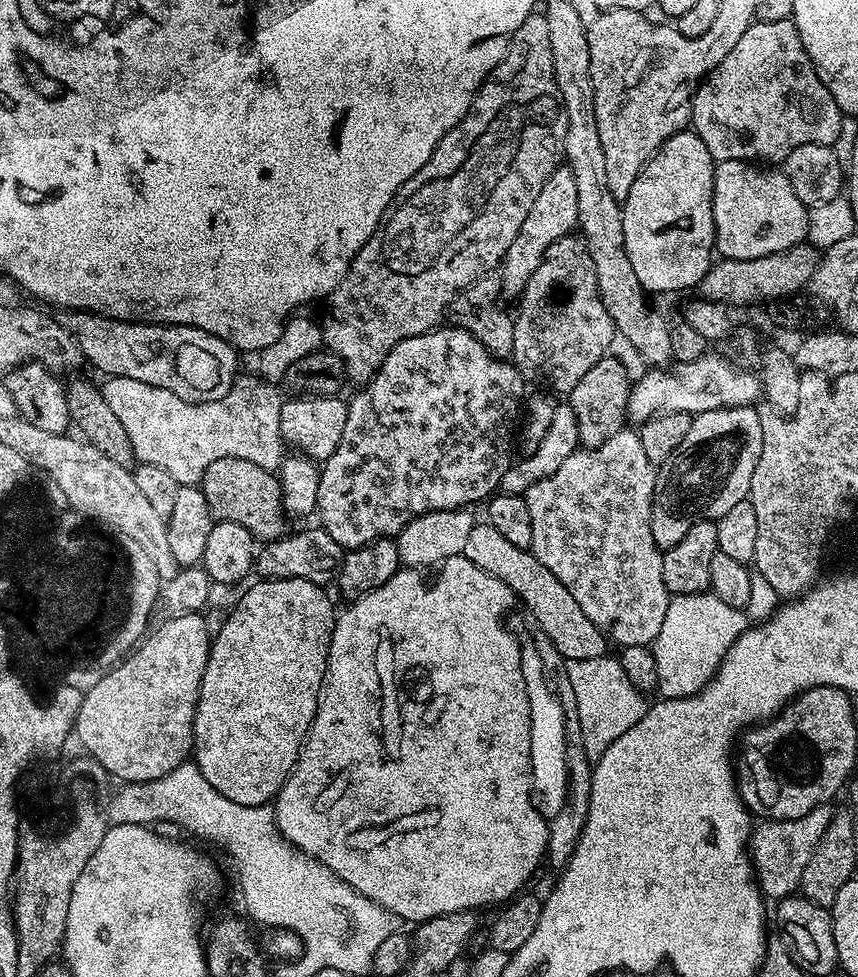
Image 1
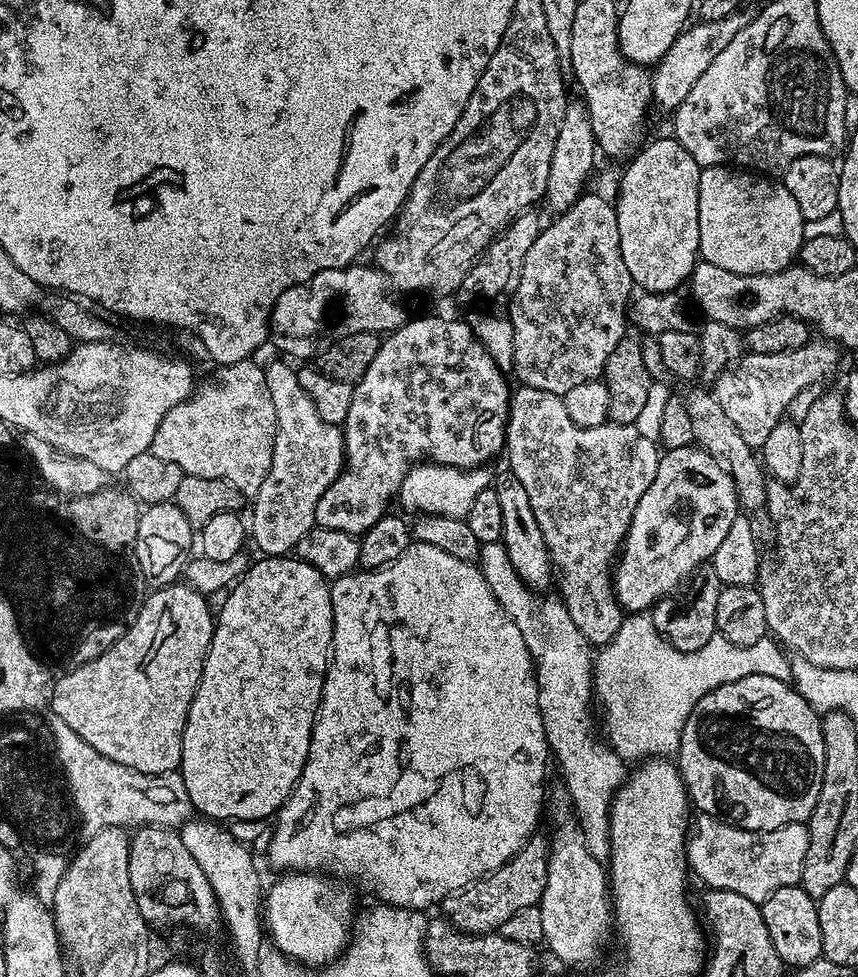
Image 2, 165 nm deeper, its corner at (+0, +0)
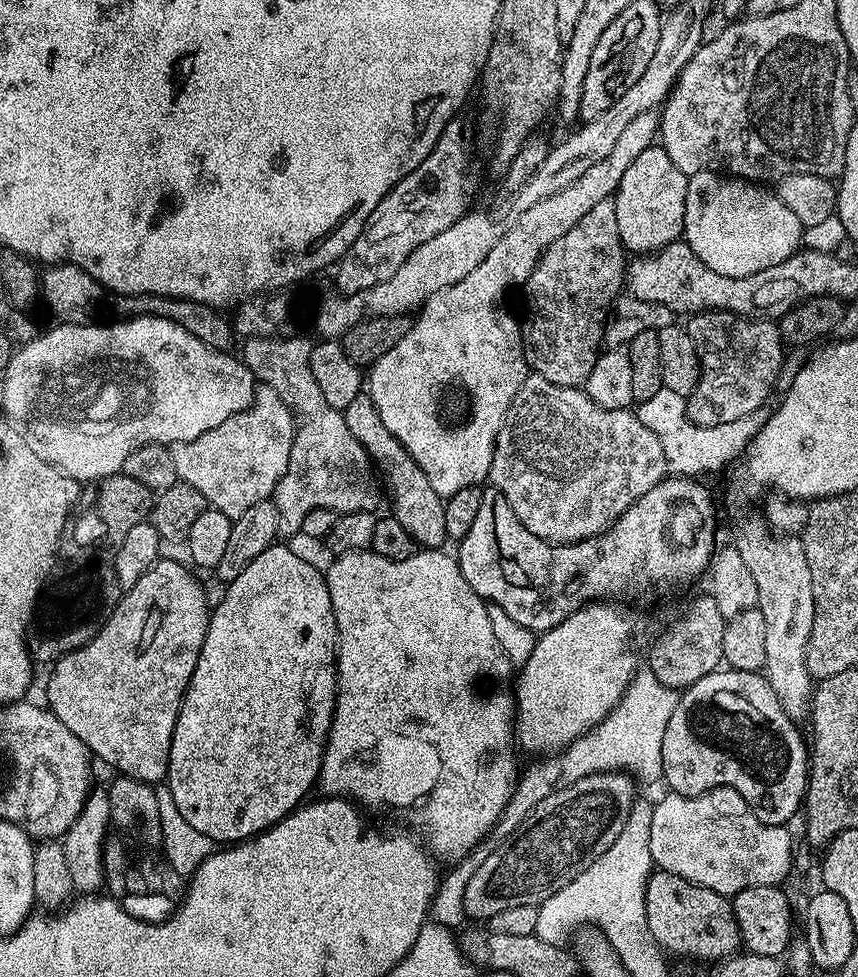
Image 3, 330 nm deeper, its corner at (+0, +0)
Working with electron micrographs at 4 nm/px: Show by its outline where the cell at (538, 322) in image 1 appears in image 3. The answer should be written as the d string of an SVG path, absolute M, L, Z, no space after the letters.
M609 198L602 202L597 202L579 222L574 222L574 226L570 226L570 230L566 230L566 234L562 234L562 238L555 240L550 247L540 255L540 260L534 266L530 278L522 286L522 293L524 292L524 320L522 316L522 319L519 321L519 326L520 335L524 338L524 360L528 363L529 369L531 369L535 375L546 378L546 382L554 382L558 386L566 386L567 388L580 388L581 385L583 385L584 379L590 374L590 370L594 370L594 362L602 351L604 326L608 323L608 314L611 312L612 304L616 301L617 296L621 295L625 284L626 249L618 234L618 210L616 209L616 201L615 199Z

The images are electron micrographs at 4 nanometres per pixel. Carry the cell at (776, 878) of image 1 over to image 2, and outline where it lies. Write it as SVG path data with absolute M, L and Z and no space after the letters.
M697 815L691 821L690 831L686 837L688 865L691 871L706 884L709 889L721 888L734 890L734 894L742 894L742 898L750 898L761 905L774 890L791 884L799 885L802 878L802 866L806 862L806 846L808 845L808 829L804 824L787 824L778 830L769 832L751 832L739 828L734 823L716 816Z

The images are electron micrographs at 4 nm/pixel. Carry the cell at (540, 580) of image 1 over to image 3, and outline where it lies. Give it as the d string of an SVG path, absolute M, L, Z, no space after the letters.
M362 392L342 411L350 434L353 434L354 438L368 452L368 456L371 457L382 477L387 499L389 496L394 500L392 515L405 527L406 532L414 538L419 547L428 550L443 547L447 541L445 499L434 490L434 486L430 484L430 480L422 472L422 468L414 462L409 451L402 446L394 434L390 433L390 430L386 429L386 424L382 422L376 407L373 406L372 399L366 392Z

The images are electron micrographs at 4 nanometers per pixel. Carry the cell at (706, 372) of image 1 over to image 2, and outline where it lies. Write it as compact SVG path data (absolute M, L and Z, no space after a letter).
M823 338L809 339L808 345L799 348L797 352L783 352L782 354L754 354L748 352L739 357L733 368L728 368L716 380L714 391L718 402L722 402L722 410L730 417L730 422L738 426L742 438L753 450L763 449L766 438L770 438L770 433L774 431L774 426L778 426L780 420L785 419L790 402L797 397L800 390L804 390L812 385L819 385L823 376L828 376L836 368L836 363L842 355L841 349L830 340Z

